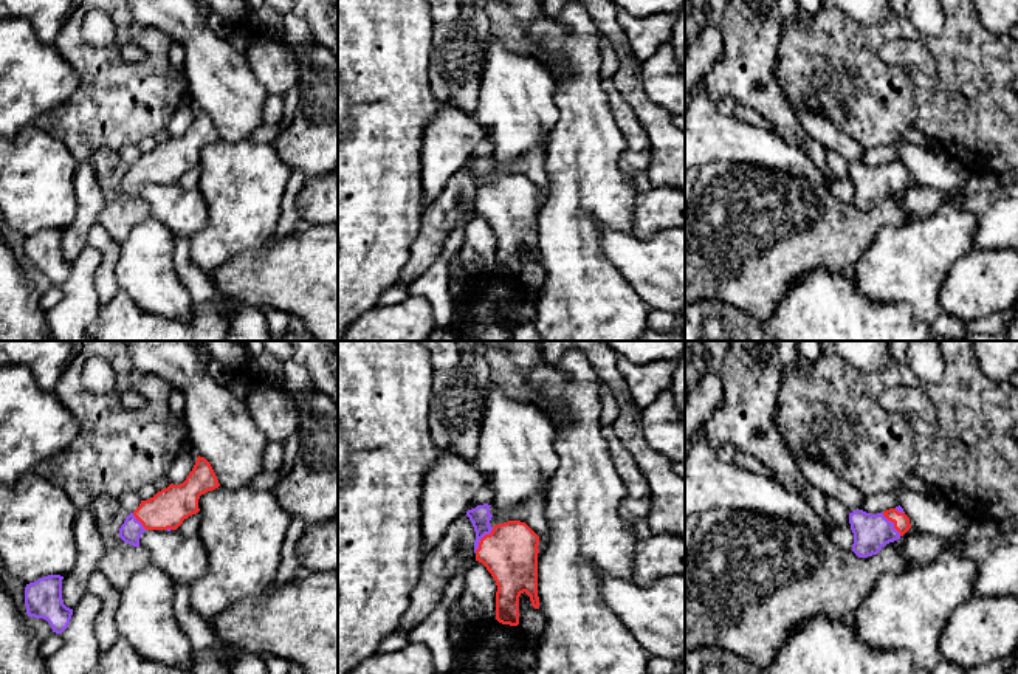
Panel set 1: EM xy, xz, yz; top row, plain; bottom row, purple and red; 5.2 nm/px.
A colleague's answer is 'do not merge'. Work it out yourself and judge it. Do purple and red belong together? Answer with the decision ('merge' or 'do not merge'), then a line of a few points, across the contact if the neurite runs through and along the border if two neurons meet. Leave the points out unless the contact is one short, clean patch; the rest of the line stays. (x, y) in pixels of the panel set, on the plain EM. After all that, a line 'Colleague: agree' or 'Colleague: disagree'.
merge | xz (481, 169), (481, 191), (510, 205)
Colleague: disagree

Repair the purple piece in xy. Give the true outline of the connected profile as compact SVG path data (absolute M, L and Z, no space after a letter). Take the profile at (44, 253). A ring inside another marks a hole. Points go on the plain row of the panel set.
M48 228L25 240L28 270L46 273L56 287L68 280L73 268L73 262L67 260L62 253L62 232L60 228Z

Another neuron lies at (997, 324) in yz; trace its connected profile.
M1010 310L981 318L978 321L965 322L965 335L968 333L992 333L992 335L1007 335L1009 327L1013 322L1013 315Z

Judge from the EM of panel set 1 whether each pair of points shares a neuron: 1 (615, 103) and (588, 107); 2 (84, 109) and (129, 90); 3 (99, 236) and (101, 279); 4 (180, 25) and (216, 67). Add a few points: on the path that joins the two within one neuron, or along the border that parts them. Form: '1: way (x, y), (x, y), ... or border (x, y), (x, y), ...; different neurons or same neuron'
1: border (601, 79), (609, 112), (623, 138); different neurons
2: way (95, 109), (110, 109), (118, 101); same neuron
3: way (107, 247), (106, 268); same neuron
4: way (191, 36), (209, 56); same neuron

